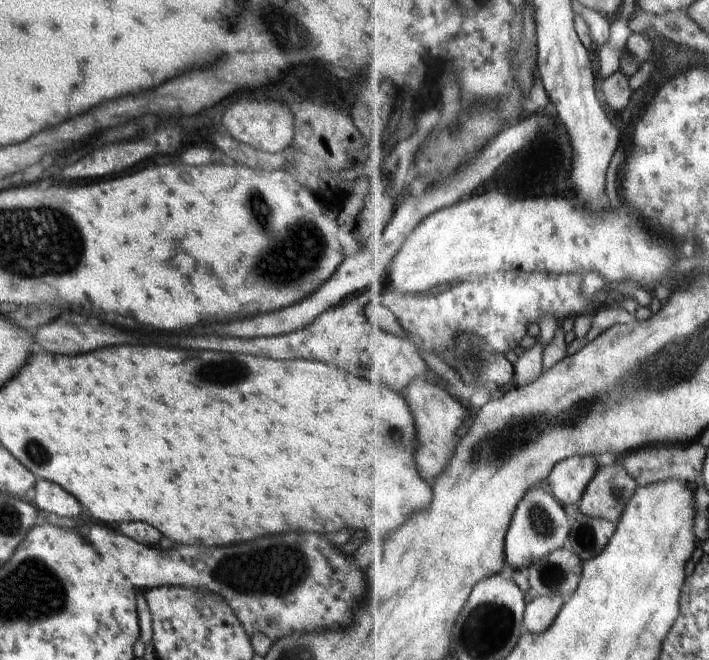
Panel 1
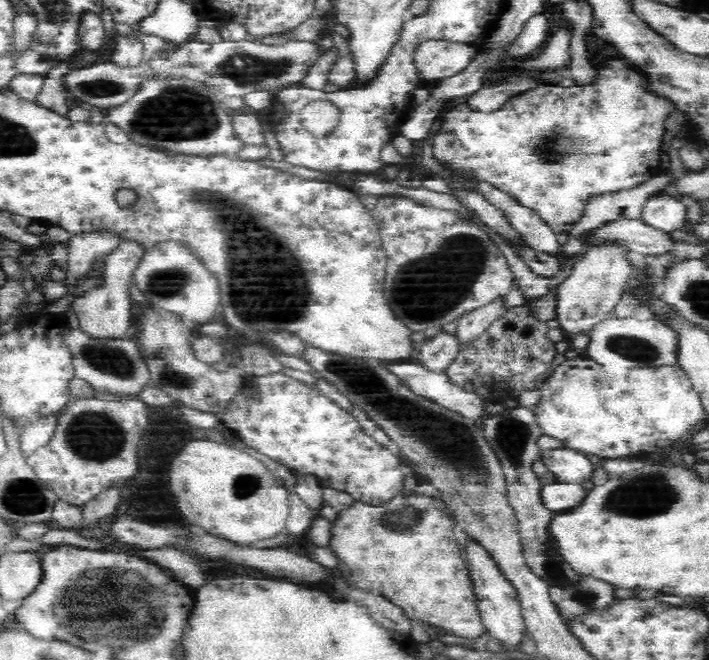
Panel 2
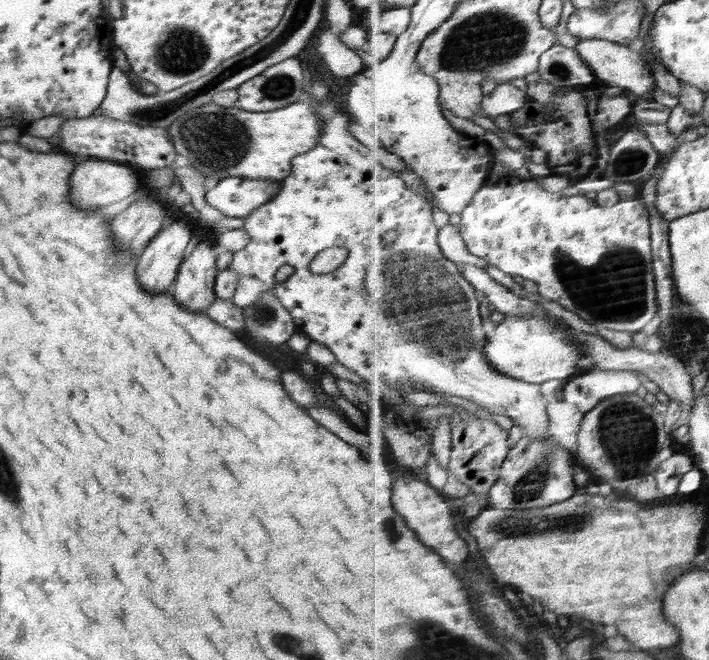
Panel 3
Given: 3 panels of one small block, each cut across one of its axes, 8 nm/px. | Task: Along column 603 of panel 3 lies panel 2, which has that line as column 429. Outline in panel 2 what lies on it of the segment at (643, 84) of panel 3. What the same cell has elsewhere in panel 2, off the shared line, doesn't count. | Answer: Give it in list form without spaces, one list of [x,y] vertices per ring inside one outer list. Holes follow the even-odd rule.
[[[430,39],[416,46],[414,60],[418,74],[438,83],[464,70],[479,54],[479,43],[458,39]]]

